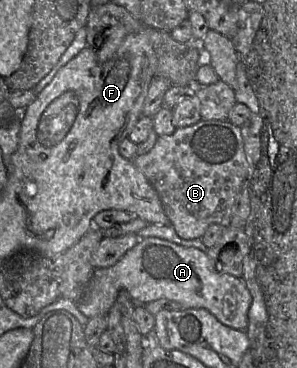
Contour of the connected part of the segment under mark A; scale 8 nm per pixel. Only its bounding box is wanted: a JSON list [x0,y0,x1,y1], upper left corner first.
[116,237,252,330]

